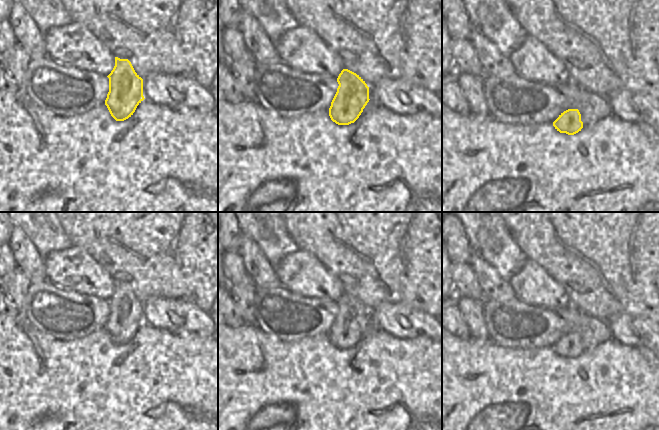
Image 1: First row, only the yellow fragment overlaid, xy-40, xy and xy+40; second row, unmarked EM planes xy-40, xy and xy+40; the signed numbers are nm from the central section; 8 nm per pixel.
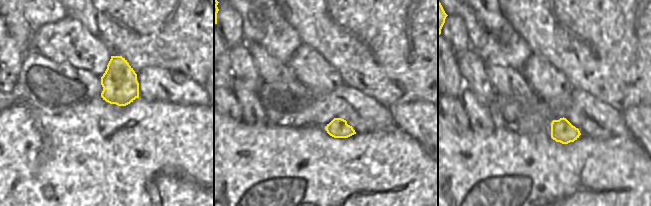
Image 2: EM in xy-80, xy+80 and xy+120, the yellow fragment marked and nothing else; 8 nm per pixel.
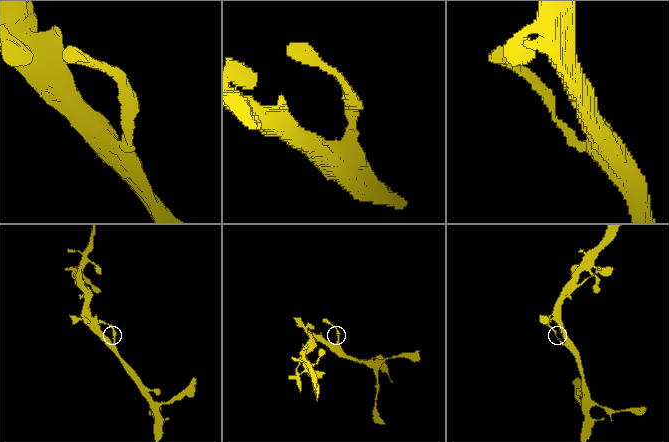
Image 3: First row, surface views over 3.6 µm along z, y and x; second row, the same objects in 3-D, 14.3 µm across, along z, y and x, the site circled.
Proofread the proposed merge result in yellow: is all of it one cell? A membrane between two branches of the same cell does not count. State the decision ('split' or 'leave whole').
split

